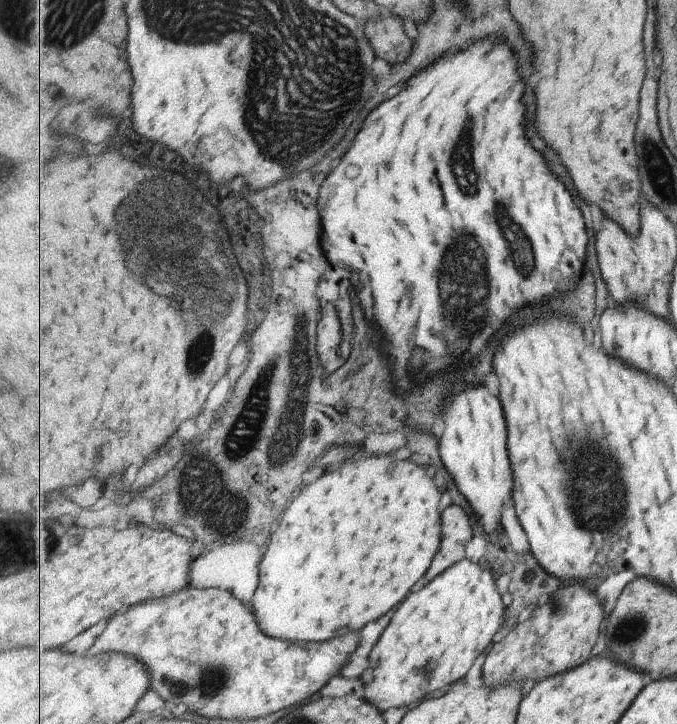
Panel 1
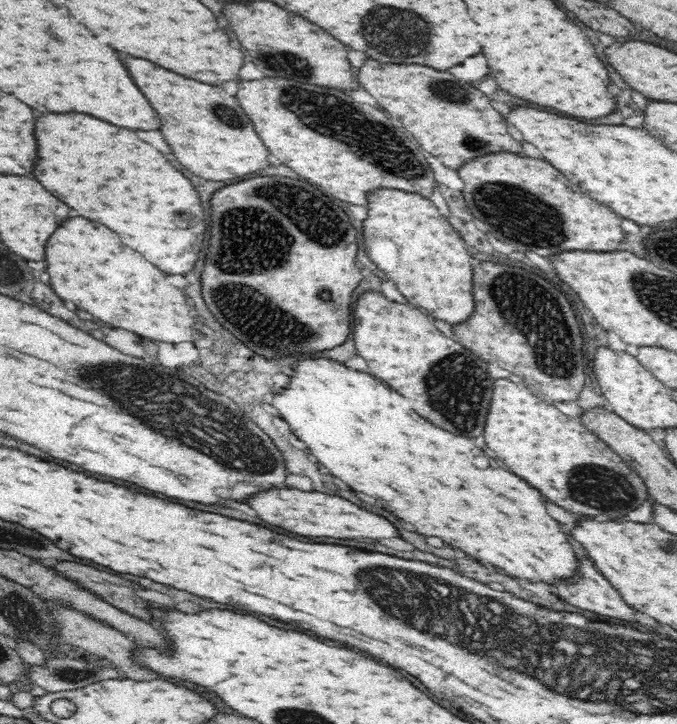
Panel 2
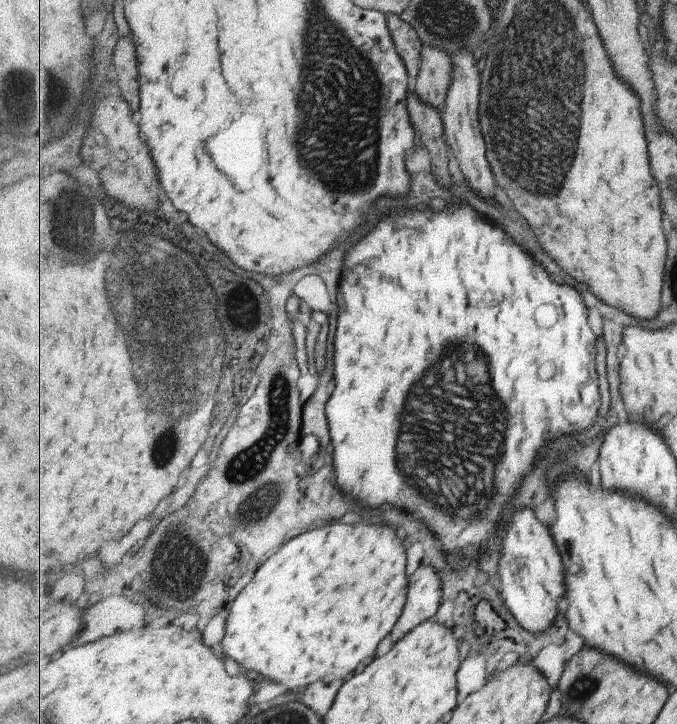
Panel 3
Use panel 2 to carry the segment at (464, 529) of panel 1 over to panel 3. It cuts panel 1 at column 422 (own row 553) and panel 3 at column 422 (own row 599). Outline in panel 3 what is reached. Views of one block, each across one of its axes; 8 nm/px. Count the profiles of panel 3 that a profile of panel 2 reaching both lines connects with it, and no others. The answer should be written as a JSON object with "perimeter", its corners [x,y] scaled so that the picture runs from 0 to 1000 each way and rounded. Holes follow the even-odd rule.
{"perimeter":[[[625,779],[610,793],[610,807],[604,807],[604,834],[598,837],[598,845],[592,856],[586,859],[586,867],[581,870],[581,884],[592,884],[601,873],[610,873],[625,859],[637,856],[654,829],[654,801],[643,782]]]}

